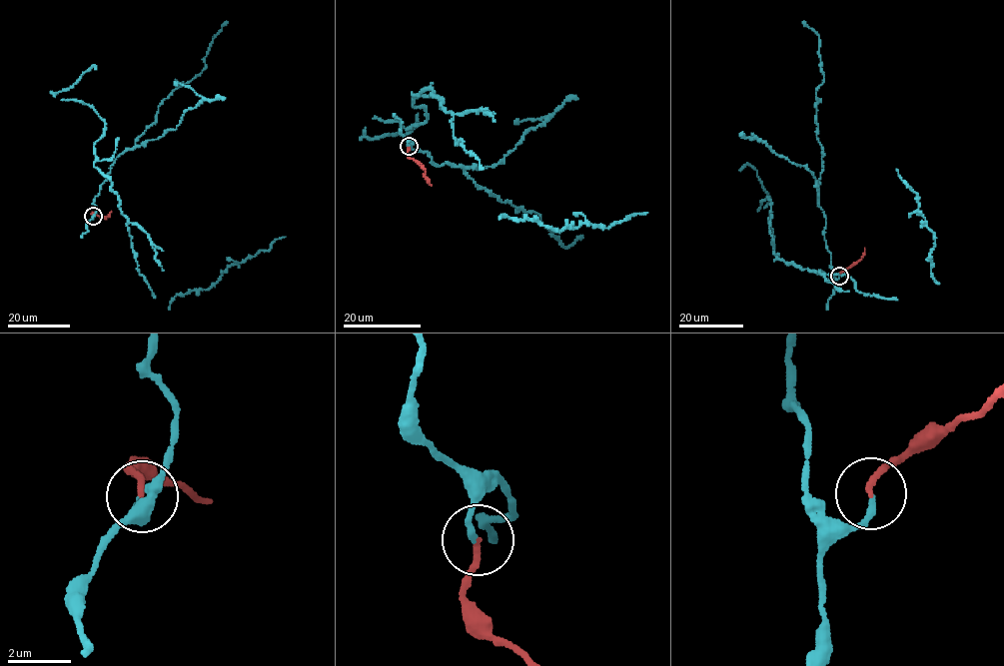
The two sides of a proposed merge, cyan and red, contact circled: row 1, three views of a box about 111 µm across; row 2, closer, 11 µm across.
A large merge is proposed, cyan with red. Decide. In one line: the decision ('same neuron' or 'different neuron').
same neuron

